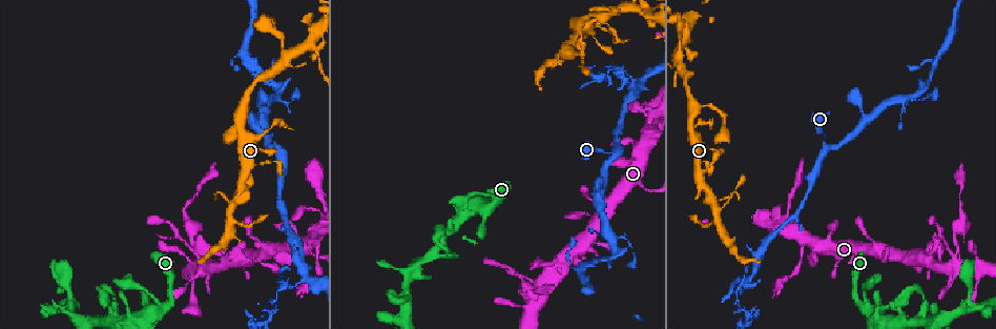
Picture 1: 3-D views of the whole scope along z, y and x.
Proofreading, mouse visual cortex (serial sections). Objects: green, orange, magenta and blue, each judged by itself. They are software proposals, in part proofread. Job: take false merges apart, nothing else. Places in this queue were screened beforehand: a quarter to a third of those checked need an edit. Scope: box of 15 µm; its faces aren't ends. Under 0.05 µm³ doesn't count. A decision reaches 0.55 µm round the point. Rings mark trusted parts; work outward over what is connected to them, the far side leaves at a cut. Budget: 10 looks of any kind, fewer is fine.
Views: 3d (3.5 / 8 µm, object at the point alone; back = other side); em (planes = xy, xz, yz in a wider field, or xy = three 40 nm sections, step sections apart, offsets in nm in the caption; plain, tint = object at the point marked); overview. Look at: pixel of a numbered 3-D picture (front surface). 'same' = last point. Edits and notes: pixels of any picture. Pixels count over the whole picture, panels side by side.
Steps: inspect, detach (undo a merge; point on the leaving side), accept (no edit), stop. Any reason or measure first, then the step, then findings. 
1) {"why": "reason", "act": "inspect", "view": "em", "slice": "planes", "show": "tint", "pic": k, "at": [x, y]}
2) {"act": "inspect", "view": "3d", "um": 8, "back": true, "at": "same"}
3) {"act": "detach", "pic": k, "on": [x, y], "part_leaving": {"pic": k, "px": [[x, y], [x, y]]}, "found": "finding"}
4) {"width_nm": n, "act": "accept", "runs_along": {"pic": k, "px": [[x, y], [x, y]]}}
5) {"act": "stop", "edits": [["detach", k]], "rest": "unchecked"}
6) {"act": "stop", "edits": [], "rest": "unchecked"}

{"why": "thick turns thin", "act": "inspect", "view": "3d", "um": 3.5, "pic": 1, "at": [961, 208]}

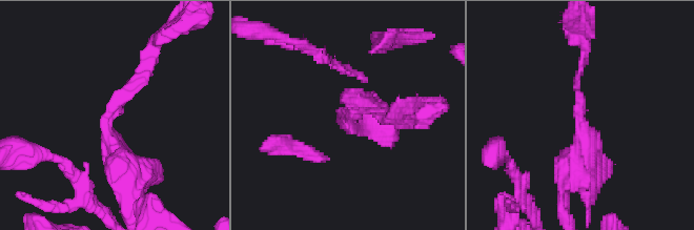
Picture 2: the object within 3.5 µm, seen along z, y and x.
{"arm_widths_nm": [150, 450], "why": "shape alone is not enough", "act": "inspect", "view": "em", "slice": "planes", "show": "tint", "pic": 2, "at": [342, 112]}

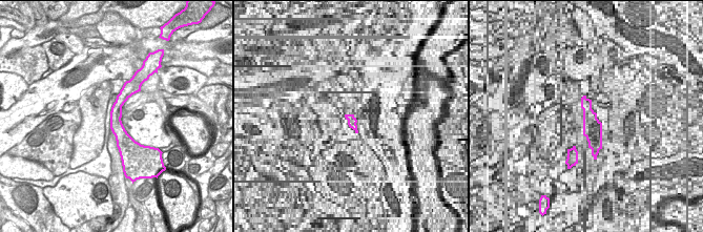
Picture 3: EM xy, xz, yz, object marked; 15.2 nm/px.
{"act": "accept", "runs_along": {"pic": 2, "px": [[129, 181], [106, 117], [148, 65]]}, "found": "one cell here"}

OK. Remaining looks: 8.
{"why": "sudden change in width", "act": "inspect", "view": "3d", "um": 3.5, "pic": 1, "at": [824, 146]}

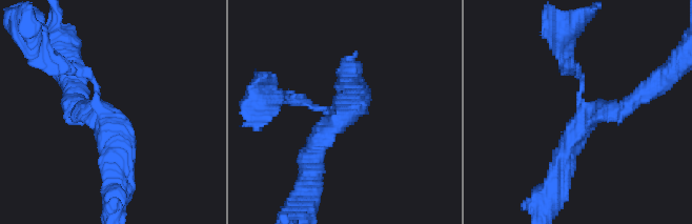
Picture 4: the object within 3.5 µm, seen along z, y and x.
{"arms": 3, "arm_widths_nm": [150, 250, 350], "why": "shape alone is not enough", "act": "inspect", "view": "em", "slice": "xy", "step": 2, "show": "tint", "pic": 4, "at": [340, 117]}

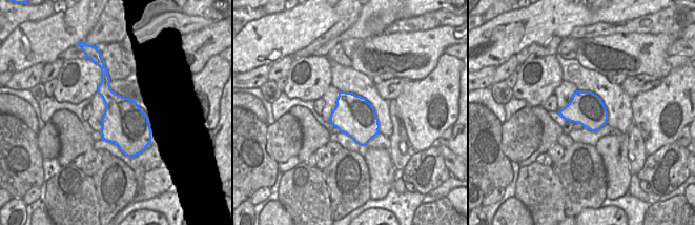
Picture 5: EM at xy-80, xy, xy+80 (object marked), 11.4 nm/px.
{"act": "accept", "runs_along": {"pic": 4, "px": [[299, 100], [341, 116], [309, 169]]}, "found": "continuous, no second cell"}

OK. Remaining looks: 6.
{"why": "calibre changes", "act": "inspect", "view": "3d", "um": 3.5, "pic": 1, "at": [258, 104]}

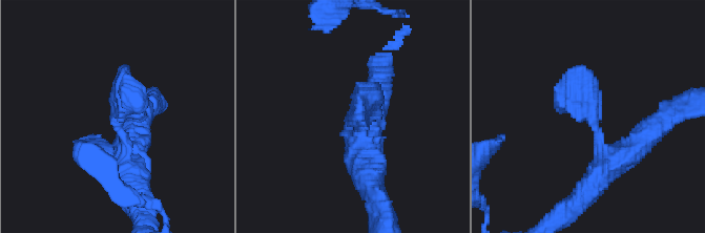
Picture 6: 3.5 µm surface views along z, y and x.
{"why": "now the EM", "act": "inspect", "view": "em", "slice": "xy", "step": 1, "show": "tint", "pic": 6, "at": [119, 114]}

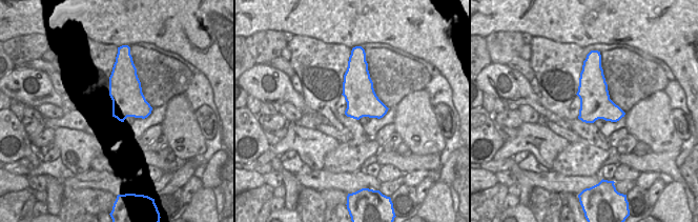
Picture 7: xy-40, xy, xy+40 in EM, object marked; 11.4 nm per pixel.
{"act": "inspect", "view": "em", "slice": "planes", "show": "tint", "at": "same"}

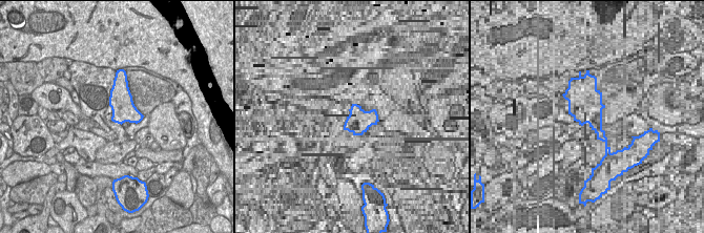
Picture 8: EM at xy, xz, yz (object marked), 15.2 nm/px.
{"act": "accept", "runs_along": {"pic": 6, "px": [[603, 172], [614, 163], [574, 69]]}, "found": "all the same cell"}

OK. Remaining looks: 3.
{"why": "sharp bend", "act": "inspect", "view": "3d", "um": 3.5, "pic": 1, "at": [406, 270]}

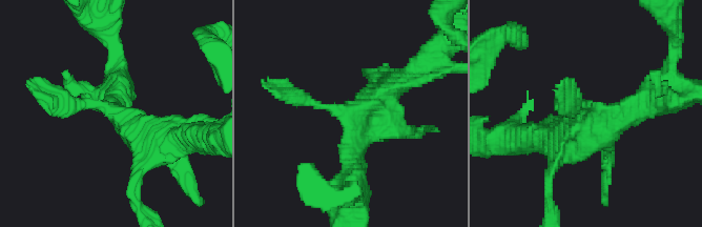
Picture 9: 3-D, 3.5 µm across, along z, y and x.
{"arms": 4, "arm_widths_nm": [150, 250, 300, 350], "why": "now the EM", "act": "inspect", "view": "em", "slice": "xy", "step": 3, "show": "tint", "pic": 9, "at": [355, 108]}

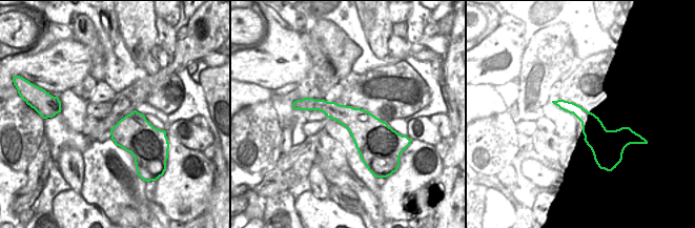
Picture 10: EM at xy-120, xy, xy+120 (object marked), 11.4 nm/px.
{"act": "inspect", "view": "em", "slice": "xy", "step": 2, "show": "tint", "at": "same"}

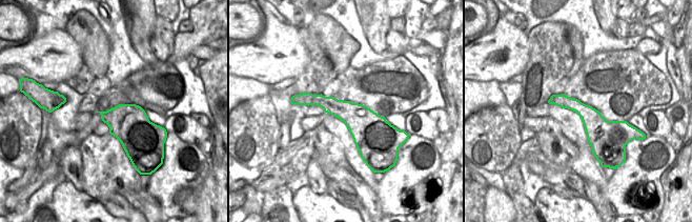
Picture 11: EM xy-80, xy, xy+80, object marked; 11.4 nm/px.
{"act": "accept", "found": "continuous, no second cell"}

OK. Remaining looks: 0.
{"act": "stop", "edits": [], "rest": "unchecked"}

